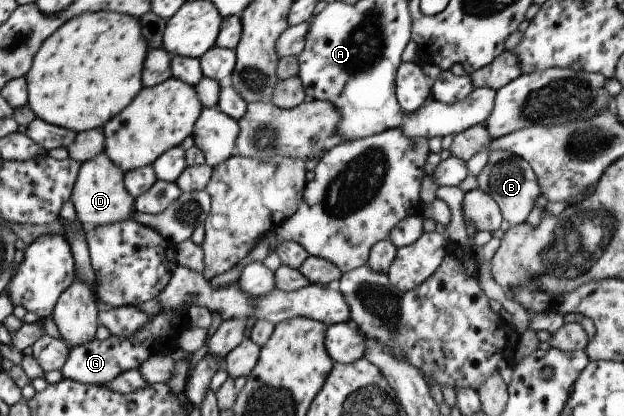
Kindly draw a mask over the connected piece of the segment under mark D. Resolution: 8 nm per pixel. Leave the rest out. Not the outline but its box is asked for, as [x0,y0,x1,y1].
[69,152,133,229]

